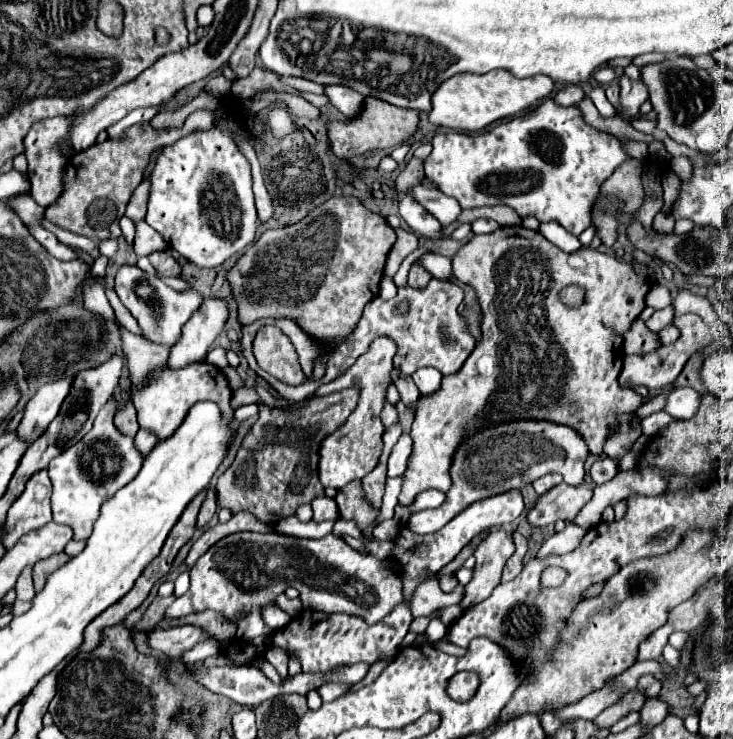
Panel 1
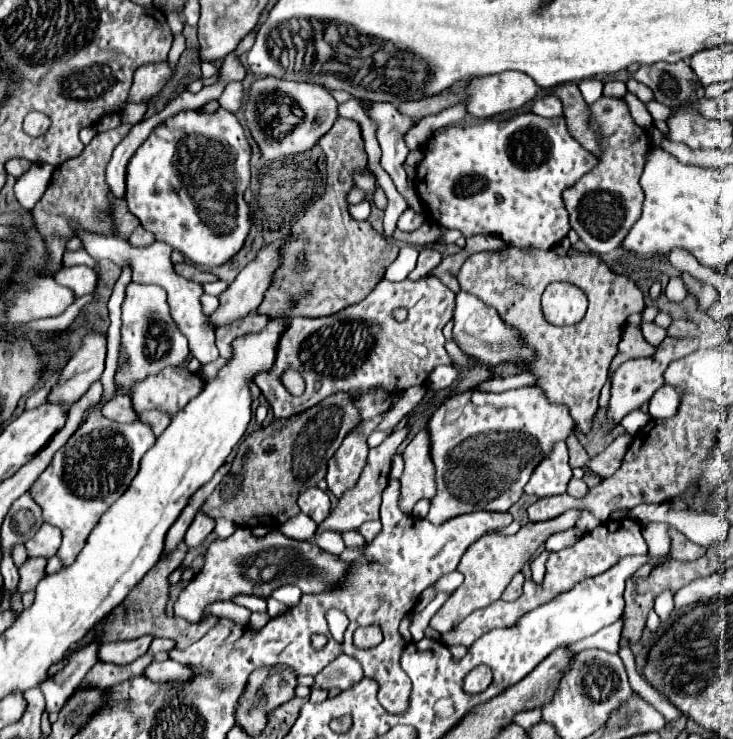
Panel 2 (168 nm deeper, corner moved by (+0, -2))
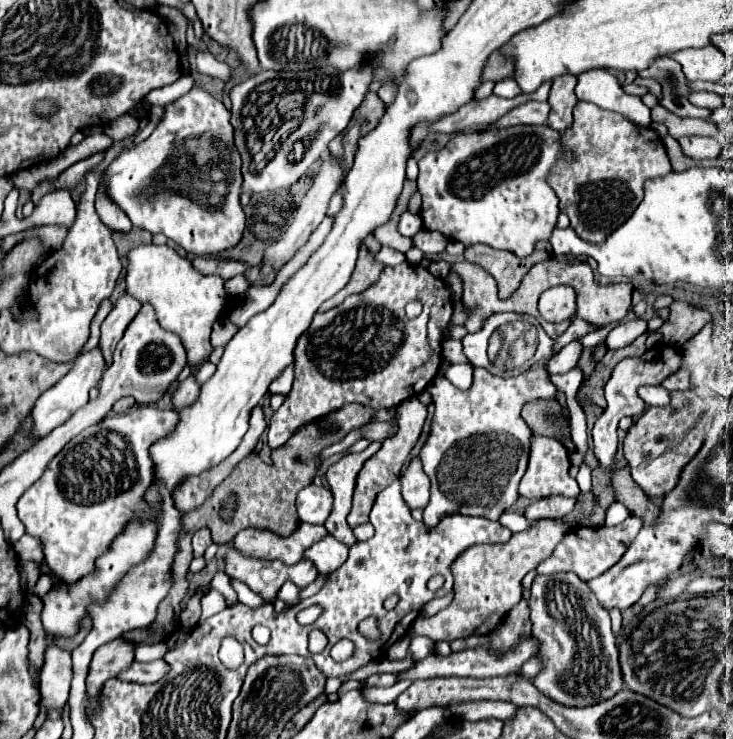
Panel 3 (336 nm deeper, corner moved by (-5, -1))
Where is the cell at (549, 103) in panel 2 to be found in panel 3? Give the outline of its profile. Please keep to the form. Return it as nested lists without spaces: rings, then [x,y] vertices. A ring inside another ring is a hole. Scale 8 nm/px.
[[[528,101],[520,107],[514,107],[500,119],[496,119],[490,127],[514,127],[514,125],[544,125],[548,121],[548,103]]]

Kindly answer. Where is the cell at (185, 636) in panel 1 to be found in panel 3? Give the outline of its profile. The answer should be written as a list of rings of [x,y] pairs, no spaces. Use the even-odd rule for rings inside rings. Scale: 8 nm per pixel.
[[[116,639],[112,643],[106,643],[100,647],[90,663],[88,677],[86,677],[86,697],[96,697],[104,683],[112,677],[116,677],[124,667],[130,667],[134,661],[134,645]]]

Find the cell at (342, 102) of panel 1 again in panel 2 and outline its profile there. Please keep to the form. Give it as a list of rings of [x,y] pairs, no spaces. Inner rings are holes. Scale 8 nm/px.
[[[365,100],[365,104],[367,104],[369,118],[377,126],[377,140],[379,140],[381,150],[383,150],[381,166],[391,176],[391,180],[395,182],[399,194],[407,200],[409,208],[413,208],[415,212],[427,216],[423,200],[419,198],[417,190],[409,186],[407,174],[401,168],[403,162],[405,162],[405,158],[407,158],[407,154],[409,154],[409,148],[403,142],[403,134],[407,132],[407,128],[411,128],[415,124],[415,120],[399,114],[395,104],[367,102],[367,100]]]

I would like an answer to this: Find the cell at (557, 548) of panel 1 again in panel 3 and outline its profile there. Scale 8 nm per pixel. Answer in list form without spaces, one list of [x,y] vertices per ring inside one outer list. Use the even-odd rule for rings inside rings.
[[[574,573],[538,575],[528,603],[532,637],[538,643],[536,657],[542,659],[542,671],[532,679],[538,691],[568,707],[588,707],[624,689],[610,615],[586,581]]]

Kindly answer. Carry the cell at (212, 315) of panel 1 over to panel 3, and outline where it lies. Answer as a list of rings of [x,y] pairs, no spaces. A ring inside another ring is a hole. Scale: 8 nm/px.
[[[324,155],[324,157],[322,157],[322,165],[320,165],[320,169],[318,169],[318,173],[316,173],[316,177],[314,177],[314,181],[312,181],[312,187],[310,187],[308,193],[302,197],[302,201],[300,201],[300,205],[298,205],[298,209],[296,209],[294,223],[290,225],[290,229],[284,233],[284,237],[282,237],[278,243],[274,243],[272,247],[266,249],[266,253],[264,253],[264,259],[266,259],[264,271],[270,271],[272,265],[276,265],[276,267],[286,265],[286,263],[294,257],[294,253],[308,241],[310,233],[312,233],[312,231],[322,223],[322,219],[326,217],[326,209],[328,209],[330,197],[340,189],[342,179],[344,179],[344,173],[342,173],[342,167],[340,167],[338,159],[332,157],[332,155]]]

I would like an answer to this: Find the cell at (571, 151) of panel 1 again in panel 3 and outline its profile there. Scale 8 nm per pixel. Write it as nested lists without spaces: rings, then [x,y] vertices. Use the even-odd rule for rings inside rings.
[[[518,125],[456,135],[444,149],[426,153],[418,161],[418,191],[422,195],[420,217],[424,221],[424,229],[438,231],[448,241],[460,241],[464,247],[482,243],[492,249],[510,251],[518,257],[530,255],[538,239],[548,239],[548,231],[552,231],[560,213],[558,197],[546,183],[546,175],[558,157],[558,131],[552,131],[546,125]]]

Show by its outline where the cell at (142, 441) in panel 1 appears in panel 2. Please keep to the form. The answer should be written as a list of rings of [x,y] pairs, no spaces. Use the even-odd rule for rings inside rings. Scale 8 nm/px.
[[[143,412],[143,414],[139,416],[139,420],[141,420],[143,424],[147,424],[147,426],[151,426],[151,430],[153,430],[155,436],[163,434],[163,430],[165,430],[165,428],[169,426],[169,422],[171,422],[171,418],[169,418],[167,414],[161,414],[161,412]]]

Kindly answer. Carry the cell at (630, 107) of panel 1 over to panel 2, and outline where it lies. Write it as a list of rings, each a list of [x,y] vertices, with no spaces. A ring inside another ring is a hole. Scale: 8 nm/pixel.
[[[601,98],[601,102],[595,102],[589,108],[593,124],[603,134],[605,154],[599,158],[595,172],[583,176],[579,184],[563,192],[563,200],[569,210],[571,228],[591,250],[597,250],[595,254],[607,254],[621,246],[623,238],[641,216],[645,192],[639,178],[643,174],[645,154],[651,148],[651,142],[647,130],[633,122],[629,106],[623,98]]]

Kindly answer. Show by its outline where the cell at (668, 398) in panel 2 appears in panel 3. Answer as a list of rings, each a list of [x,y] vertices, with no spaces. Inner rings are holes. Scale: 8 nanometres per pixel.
[[[644,385],[644,387],[640,387],[638,389],[638,395],[640,395],[640,399],[650,407],[650,405],[666,405],[668,403],[668,399],[670,399],[670,393],[668,391],[664,391],[664,387],[660,387],[660,385],[654,385],[654,387],[650,387],[650,385]]]

